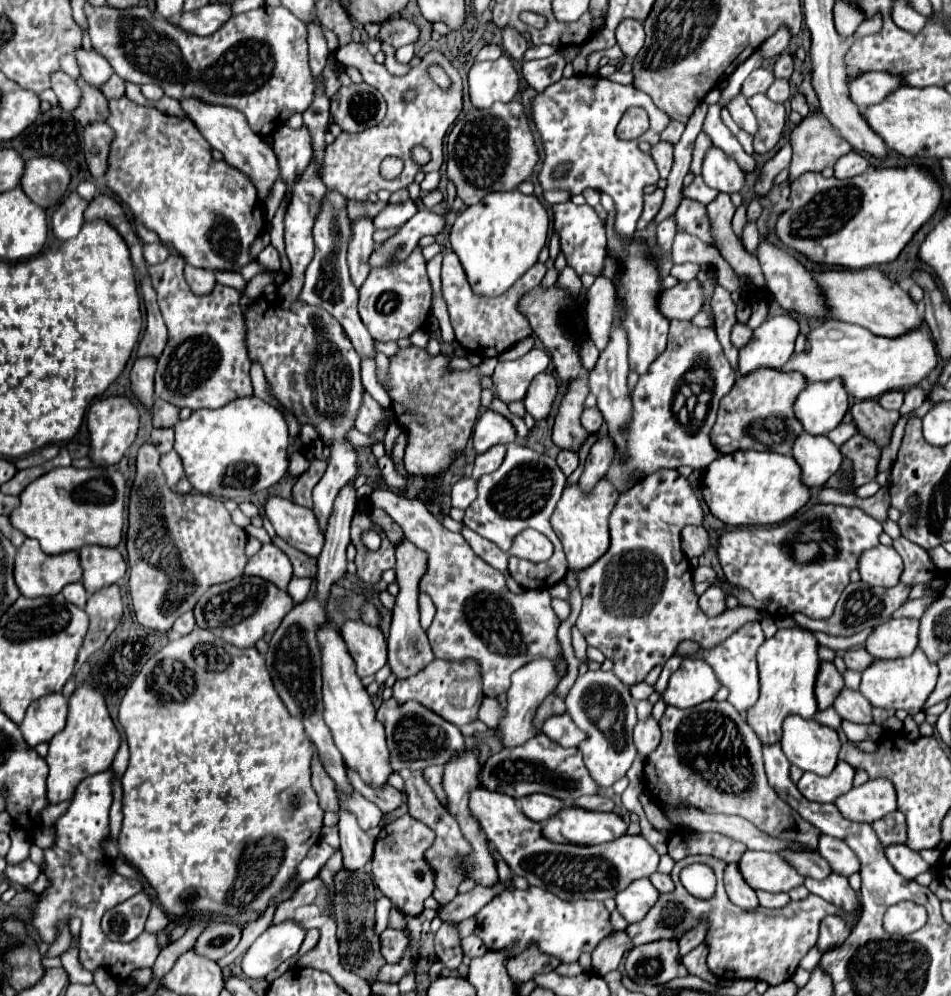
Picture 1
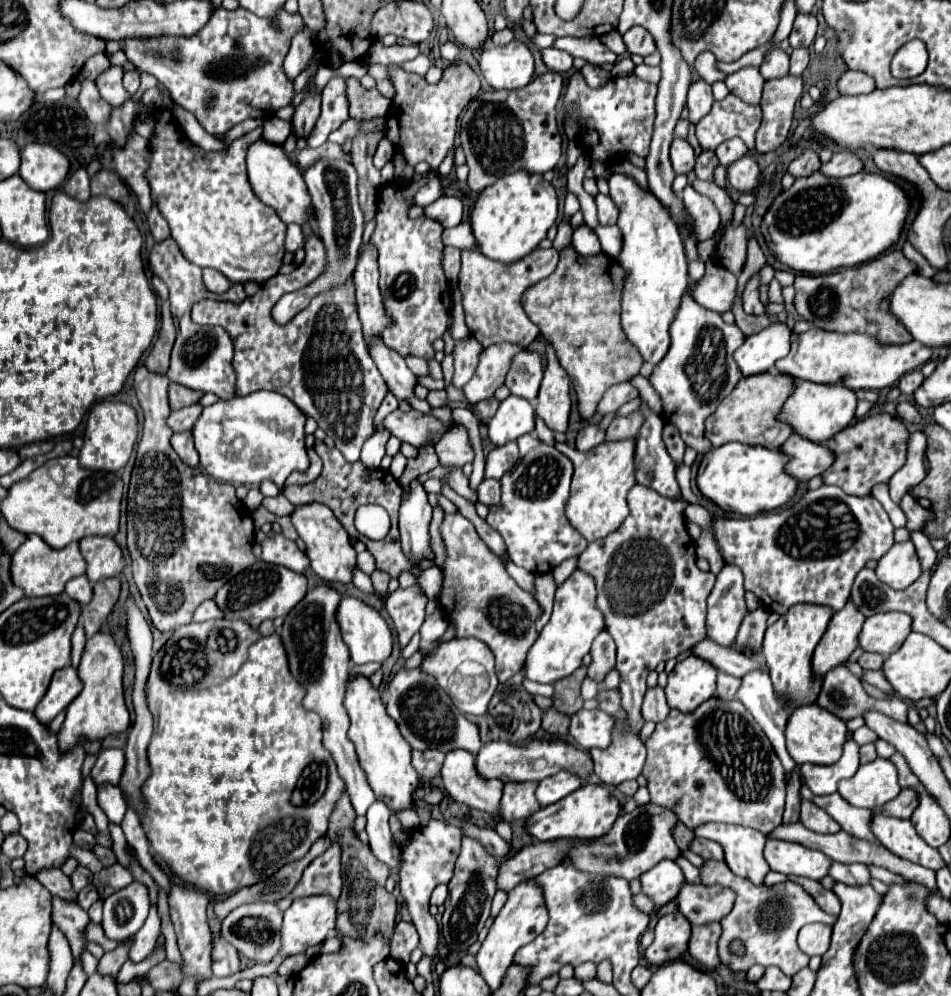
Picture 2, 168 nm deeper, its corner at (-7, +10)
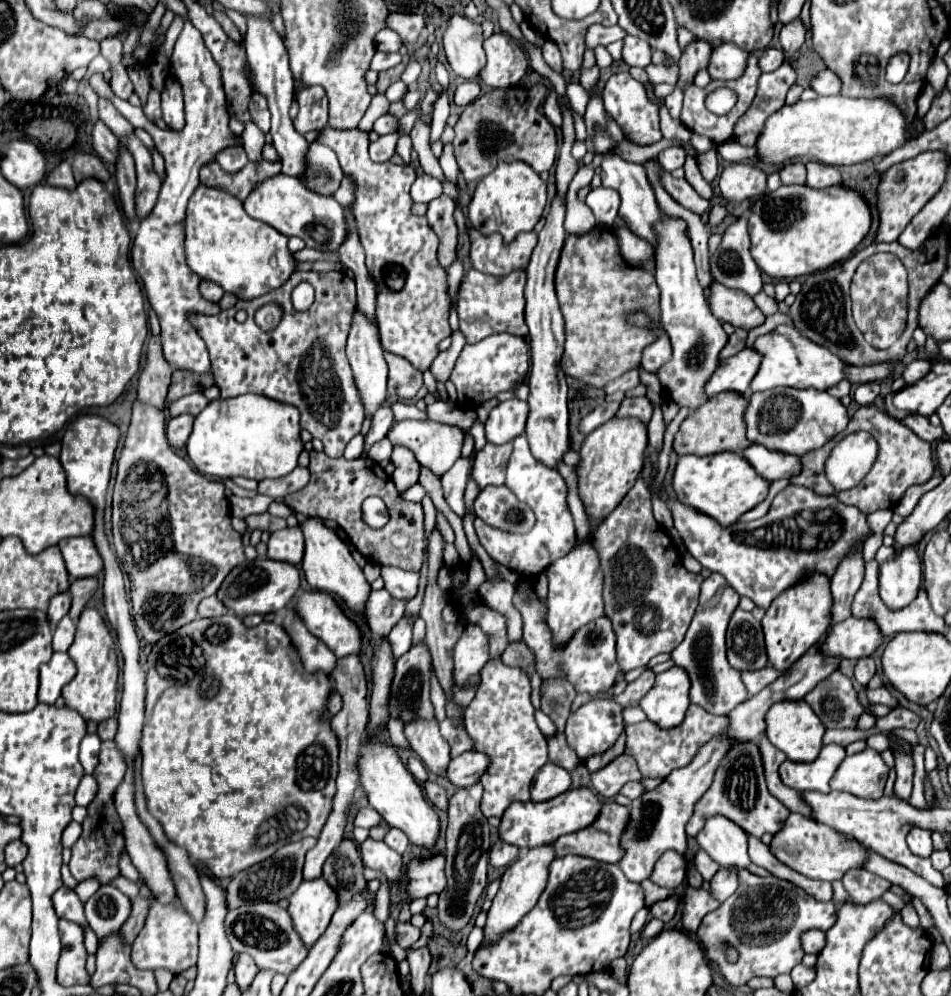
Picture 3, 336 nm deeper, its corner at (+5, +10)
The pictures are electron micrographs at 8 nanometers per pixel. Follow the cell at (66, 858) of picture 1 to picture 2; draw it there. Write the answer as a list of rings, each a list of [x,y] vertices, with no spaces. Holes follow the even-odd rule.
[[[102,749],[92,767],[92,779],[96,785],[112,783],[118,785],[124,771],[124,751],[122,749]]]

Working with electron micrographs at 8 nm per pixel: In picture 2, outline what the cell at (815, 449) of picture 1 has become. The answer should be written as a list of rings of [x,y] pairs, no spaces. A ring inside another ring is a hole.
[[[794,435],[786,439],[786,445],[782,445],[778,451],[788,457],[784,471],[796,481],[808,481],[822,475],[830,467],[830,461],[834,461],[834,455],[830,455],[824,445],[814,445],[812,441],[802,441]]]

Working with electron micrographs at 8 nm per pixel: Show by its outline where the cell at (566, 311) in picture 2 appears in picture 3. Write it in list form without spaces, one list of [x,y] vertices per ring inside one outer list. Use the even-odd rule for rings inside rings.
[[[596,227],[586,235],[566,237],[554,285],[566,329],[560,365],[568,377],[602,389],[616,377],[622,377],[622,373],[640,367],[642,349],[654,341],[654,333],[626,325],[626,315],[642,309],[662,327],[658,305],[660,291],[652,273],[626,265],[608,227]]]

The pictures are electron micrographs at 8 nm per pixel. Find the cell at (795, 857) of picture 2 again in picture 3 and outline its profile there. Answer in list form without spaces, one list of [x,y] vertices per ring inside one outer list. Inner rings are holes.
[[[790,813],[790,817],[784,821],[782,829],[772,837],[770,851],[778,861],[788,865],[790,869],[818,881],[834,881],[842,879],[842,875],[848,869],[860,869],[866,861],[866,853],[858,841],[830,829],[828,825],[814,823],[808,817],[802,817],[798,813]]]

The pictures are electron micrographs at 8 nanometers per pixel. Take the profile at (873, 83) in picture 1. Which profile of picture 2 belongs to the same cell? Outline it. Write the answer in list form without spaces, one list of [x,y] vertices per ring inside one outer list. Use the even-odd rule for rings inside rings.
[[[846,71],[840,75],[836,87],[840,95],[862,95],[874,89],[874,81],[870,81],[862,71]]]

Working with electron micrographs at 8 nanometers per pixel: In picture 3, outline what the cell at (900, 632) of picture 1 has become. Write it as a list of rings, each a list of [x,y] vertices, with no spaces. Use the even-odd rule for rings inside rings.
[[[848,617],[846,621],[834,625],[822,641],[822,651],[826,655],[838,655],[848,659],[860,659],[872,655],[884,643],[878,623],[870,619]]]

